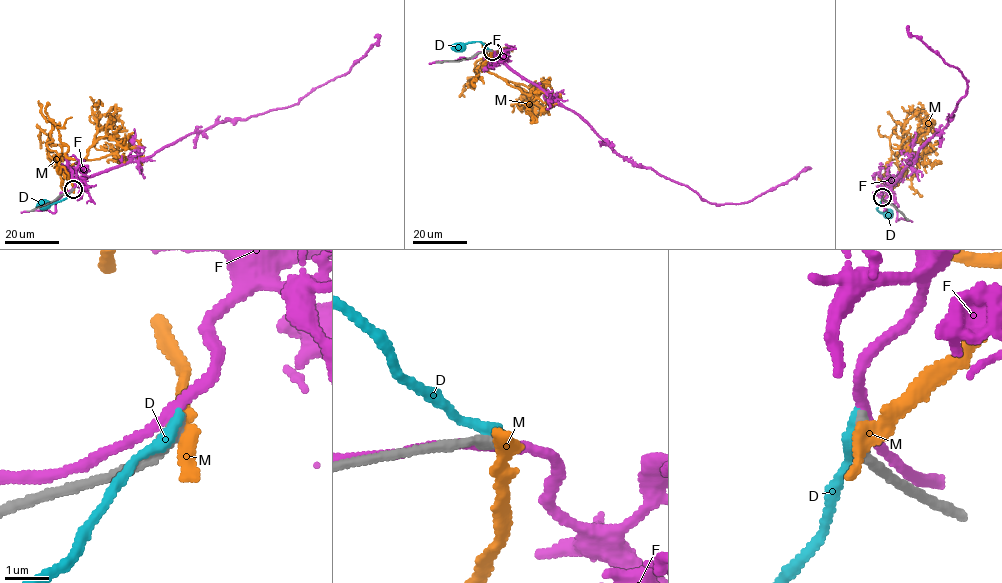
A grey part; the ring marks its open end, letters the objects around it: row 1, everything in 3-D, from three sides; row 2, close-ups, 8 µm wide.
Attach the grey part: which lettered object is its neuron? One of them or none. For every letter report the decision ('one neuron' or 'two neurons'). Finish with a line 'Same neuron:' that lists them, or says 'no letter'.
D: two neurons
F: two neurons
M: two neurons
Same neuron: no letter

